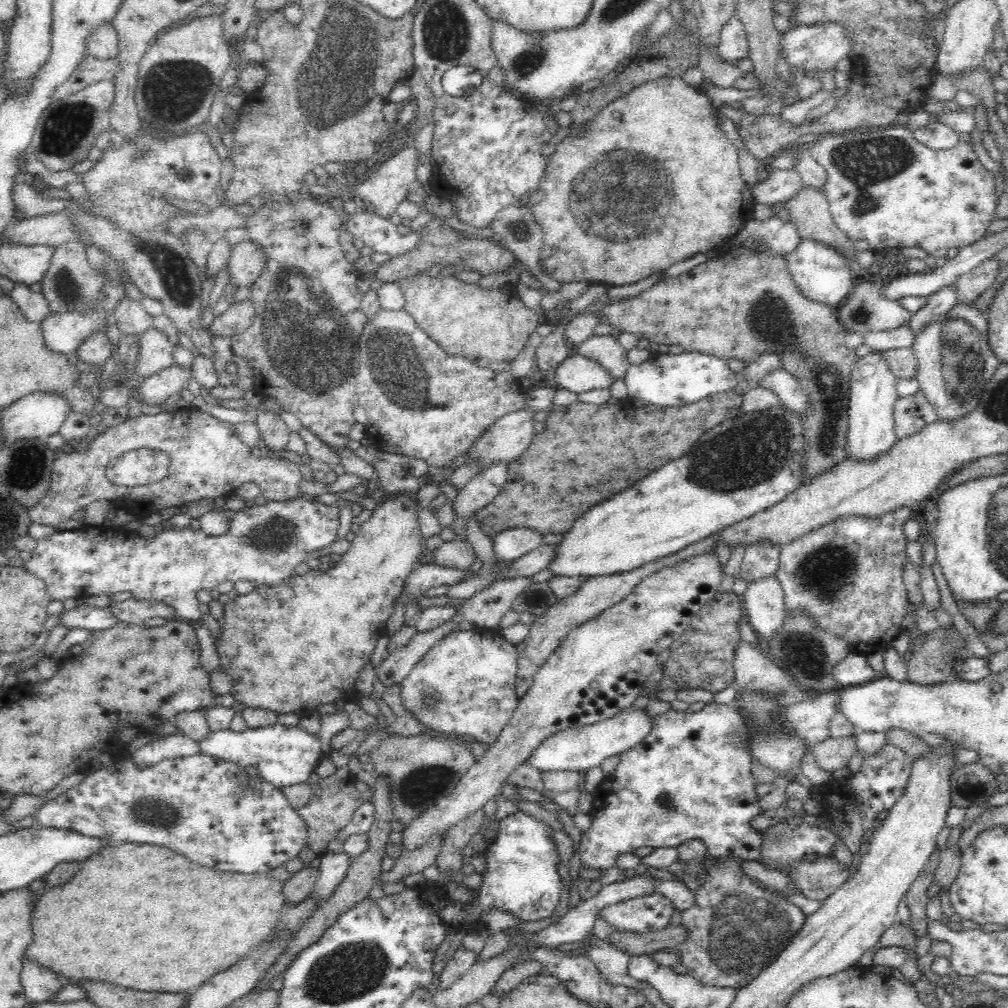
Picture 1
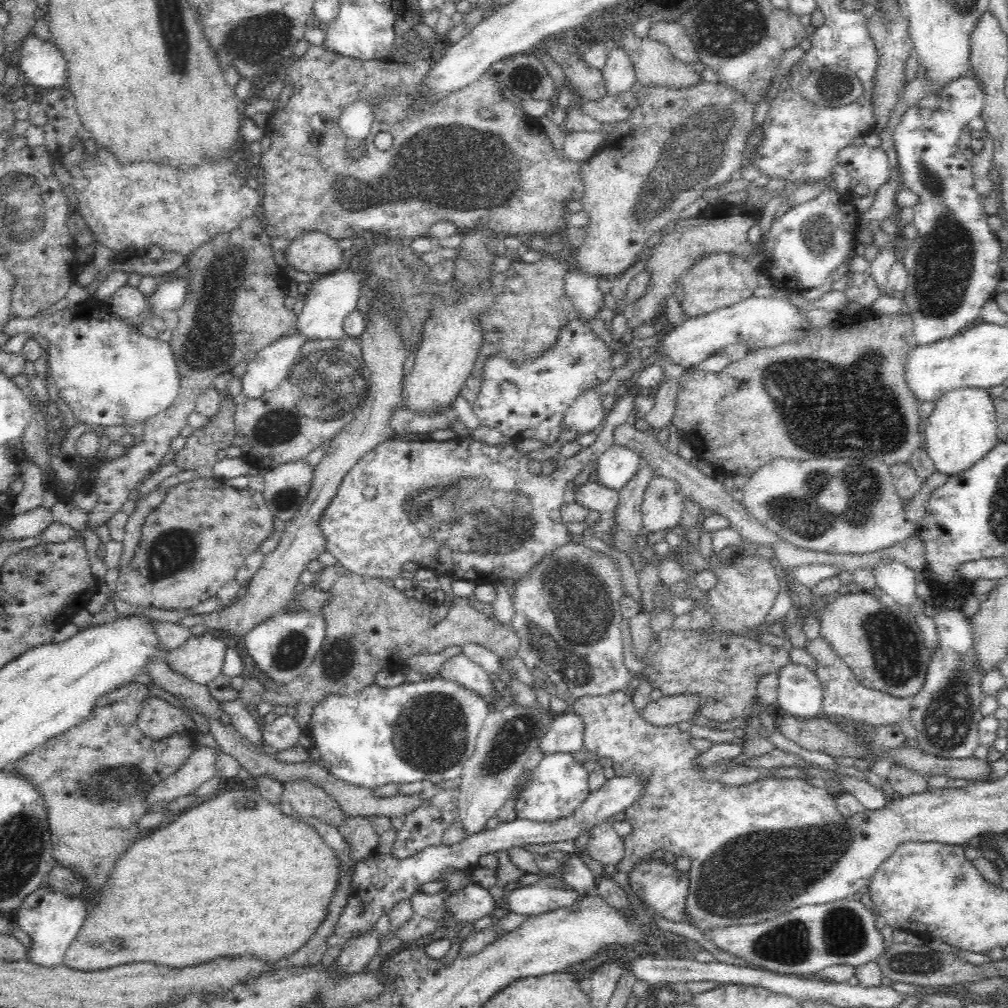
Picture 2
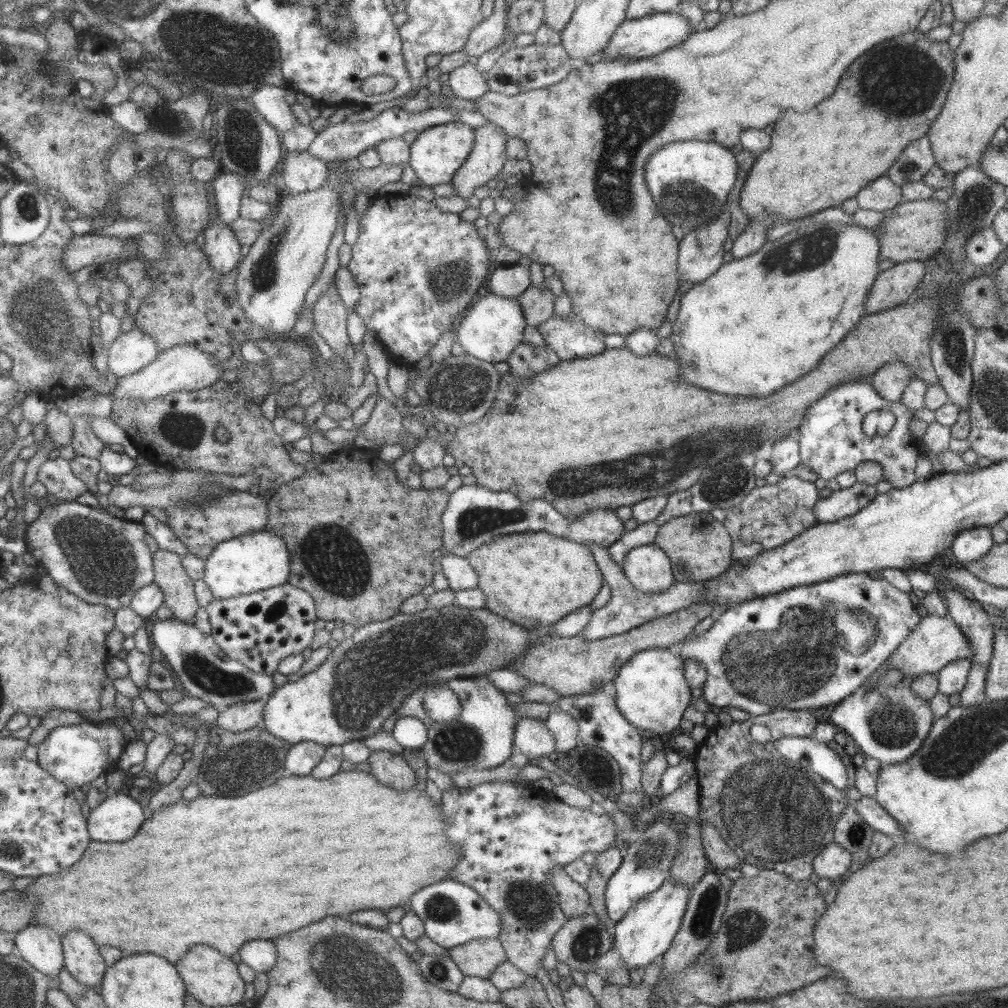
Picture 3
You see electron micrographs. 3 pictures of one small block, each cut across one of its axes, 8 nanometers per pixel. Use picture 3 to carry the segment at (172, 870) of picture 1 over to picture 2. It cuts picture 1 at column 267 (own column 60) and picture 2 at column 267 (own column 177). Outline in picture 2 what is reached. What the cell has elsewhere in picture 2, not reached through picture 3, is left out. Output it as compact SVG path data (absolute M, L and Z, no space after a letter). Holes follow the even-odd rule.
M228 789L217 796L197 801L179 814L174 822L160 826L158 830L136 840L128 848L128 852L122 856L122 860L118 860L112 872L112 880L104 892L104 898L92 912L89 911L80 932L65 952L64 965L76 971L93 972L113 968L118 964L150 960L172 968L186 968L218 956L242 956L242 954L254 954L258 958L274 962L292 954L292 950L296 950L300 944L306 944L314 936L320 922L324 922L328 916L328 908L338 890L342 874L343 863L337 856L337 852L322 840L322 836L314 826L287 815L279 806L264 799L259 792L250 789Z

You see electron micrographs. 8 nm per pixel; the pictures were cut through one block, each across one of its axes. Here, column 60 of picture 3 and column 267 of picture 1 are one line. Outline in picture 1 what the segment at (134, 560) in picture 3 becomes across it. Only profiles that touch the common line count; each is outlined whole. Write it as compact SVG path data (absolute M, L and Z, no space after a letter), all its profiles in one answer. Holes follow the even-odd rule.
M305 499L268 501L262 506L254 505L234 512L228 530L221 535L205 534L201 528L194 530L190 526L173 526L156 532L153 537L142 537L138 532L125 528L84 525L79 529L58 530L51 536L38 539L32 559L25 562L25 569L42 579L50 600L130 592L134 599L169 604L180 620L197 619L202 617L196 598L200 590L212 590L226 580L234 583L246 580L258 588L273 587L289 579L295 574L296 567L310 558L312 552L337 540L340 513L337 505L326 506Z

